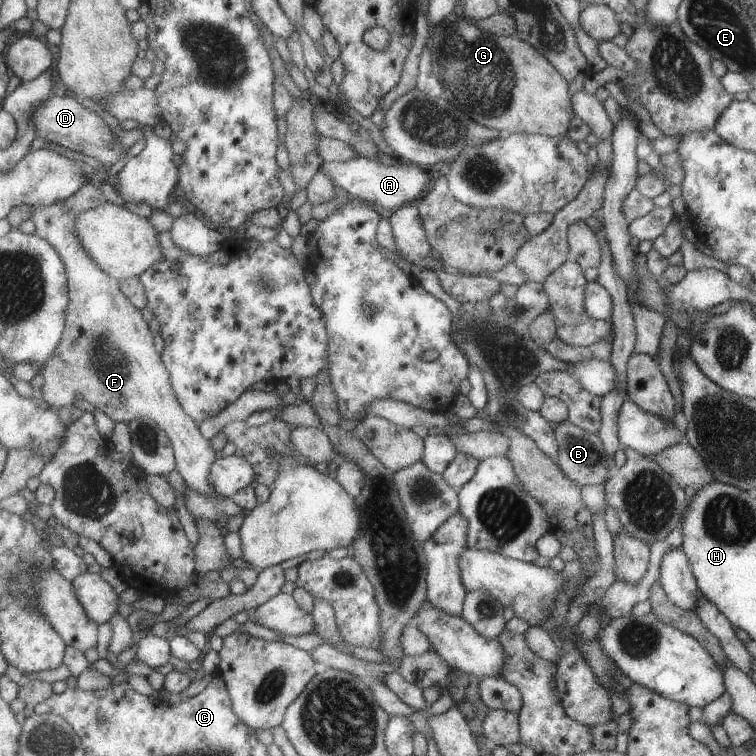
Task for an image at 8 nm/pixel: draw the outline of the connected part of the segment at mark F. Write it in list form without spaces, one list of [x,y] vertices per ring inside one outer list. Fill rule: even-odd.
[[[66,201],[54,205],[39,205],[34,208],[32,218],[35,232],[45,237],[59,251],[66,264],[68,284],[70,286],[70,306],[68,308],[66,330],[62,342],[51,355],[50,362],[43,369],[44,384],[40,397],[45,399],[57,410],[63,406],[73,409],[75,396],[84,397],[96,409],[103,411],[114,422],[128,422],[137,417],[152,417],[155,422],[169,435],[176,450],[177,470],[186,480],[186,484],[195,490],[208,494],[219,495],[210,482],[210,470],[215,464],[219,453],[209,446],[209,440],[201,432],[199,424],[193,420],[183,408],[174,389],[170,370],[166,367],[162,355],[155,350],[155,335],[147,320],[131,299],[125,296],[120,287],[121,281],[105,272],[95,262],[83,246],[77,232],[76,222],[81,213],[71,208]]]

